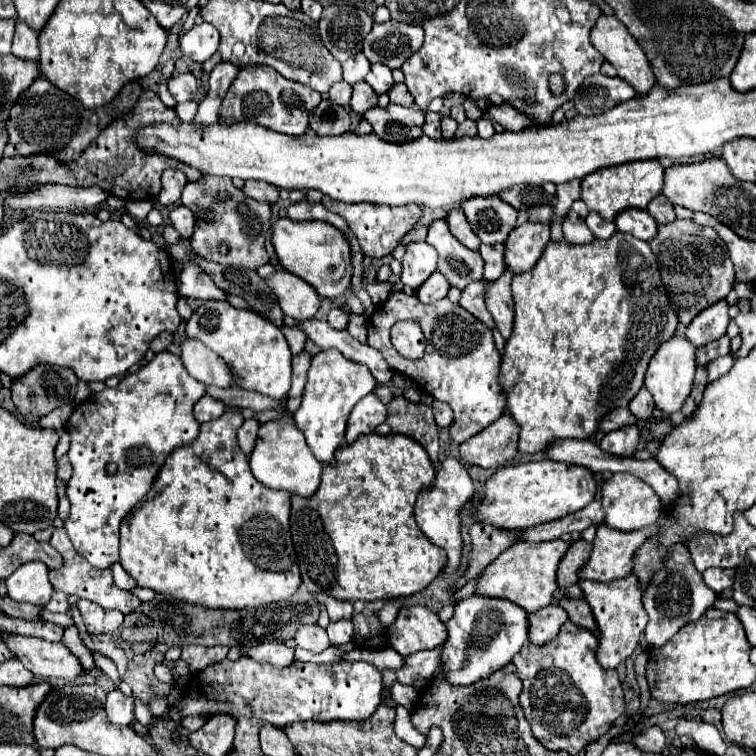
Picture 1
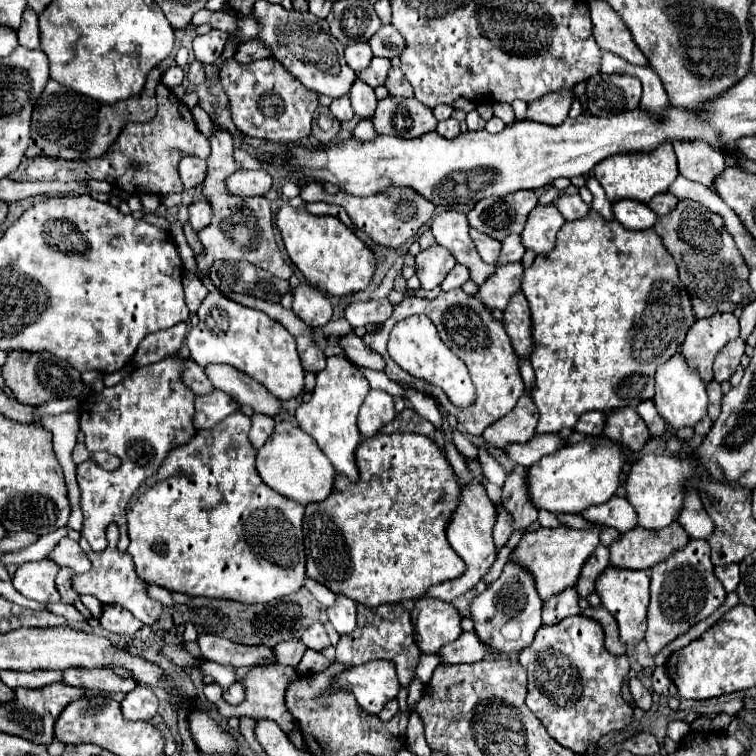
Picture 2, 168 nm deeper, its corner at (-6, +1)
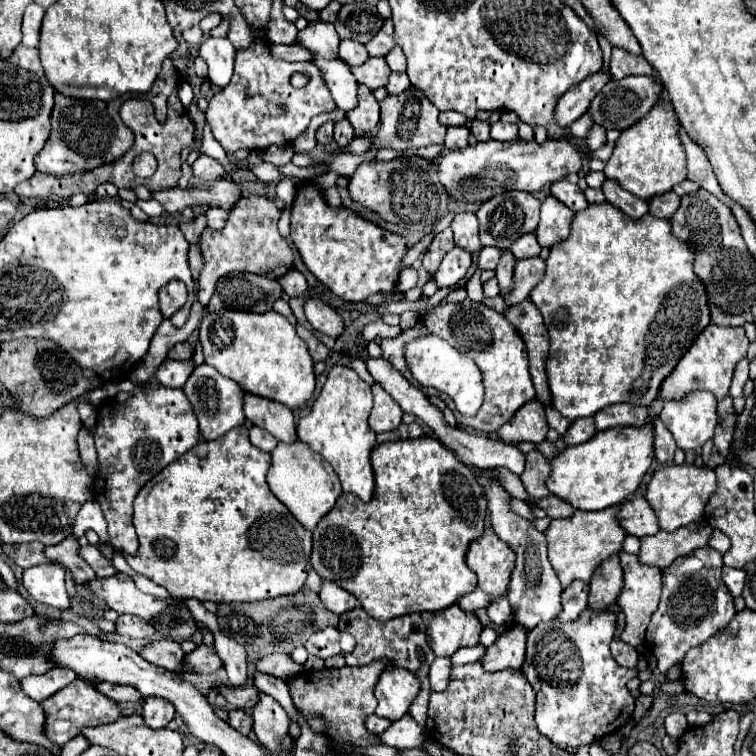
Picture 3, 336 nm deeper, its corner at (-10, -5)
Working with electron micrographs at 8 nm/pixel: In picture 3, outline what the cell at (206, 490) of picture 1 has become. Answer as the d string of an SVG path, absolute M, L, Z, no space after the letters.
M237 427L235 431L229 431L227 435L223 435L223 439L217 441L199 441L191 451L187 451L187 455L183 455L181 459L177 459L175 463L167 465L159 475L155 475L155 479L151 479L135 497L133 503L133 525L139 537L139 551L135 557L125 561L129 563L131 569L135 569L137 573L149 577L153 583L165 587L169 591L169 595L179 597L179 599L199 599L199 601L215 601L215 603L233 603L233 601L263 601L263 599L273 599L273 597L281 597L281 595L291 595L295 591L299 591L307 579L307 565L309 565L309 557L311 557L311 531L307 531L293 515L291 511L271 493L265 477L267 471L271 467L271 455L261 451L259 447L255 447L249 441L249 431L247 427Z

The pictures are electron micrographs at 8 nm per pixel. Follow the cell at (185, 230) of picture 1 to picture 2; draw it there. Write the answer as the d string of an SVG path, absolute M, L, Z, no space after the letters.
M195 201L189 205L189 225L195 231L207 227L209 221L211 221L211 207L207 205L207 201Z

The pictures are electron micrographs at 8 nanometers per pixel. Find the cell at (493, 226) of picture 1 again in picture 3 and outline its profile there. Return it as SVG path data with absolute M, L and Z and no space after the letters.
M503 191L485 203L481 203L477 217L479 217L479 239L483 245L493 245L501 249L509 249L515 239L525 235L527 231L535 231L539 223L539 199L535 199L527 191Z

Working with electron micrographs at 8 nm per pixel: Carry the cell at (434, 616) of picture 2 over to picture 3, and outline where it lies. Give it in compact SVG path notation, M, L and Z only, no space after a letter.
M459 605L437 611L427 627L429 647L437 657L451 657L461 647L475 647L483 625L475 613L463 611Z

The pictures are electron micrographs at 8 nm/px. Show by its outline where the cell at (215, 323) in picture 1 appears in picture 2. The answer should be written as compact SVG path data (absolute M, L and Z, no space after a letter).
M217 291L209 293L197 315L199 323L187 333L187 347L195 363L201 367L209 363L233 365L235 369L265 385L267 391L281 401L293 399L303 391L305 371L295 349L295 337L279 321L257 309L239 305Z

